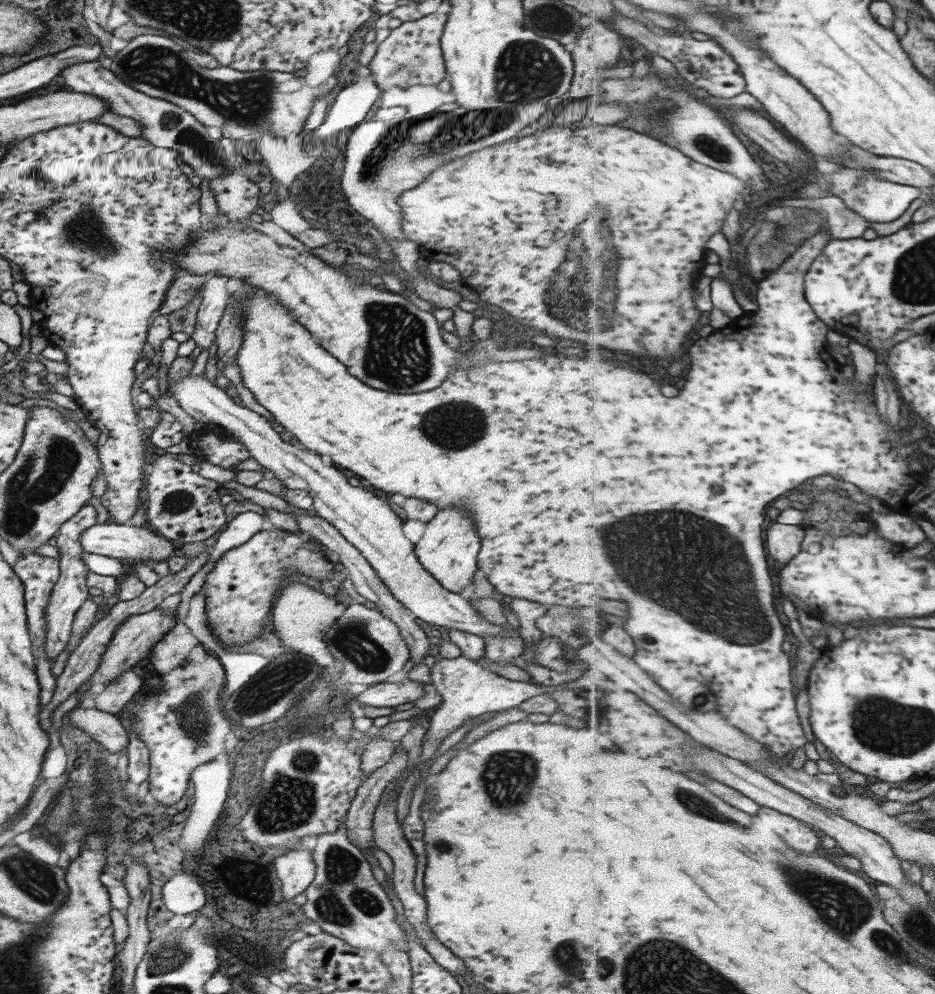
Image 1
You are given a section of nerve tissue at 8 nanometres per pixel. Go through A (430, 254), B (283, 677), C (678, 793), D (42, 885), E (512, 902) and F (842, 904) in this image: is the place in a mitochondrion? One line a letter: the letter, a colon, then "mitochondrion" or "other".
A: other
B: mitochondrion
C: mitochondrion
D: mitochondrion
E: other
F: mitochondrion

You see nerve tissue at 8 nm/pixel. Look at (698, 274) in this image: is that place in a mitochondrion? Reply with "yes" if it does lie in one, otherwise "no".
no

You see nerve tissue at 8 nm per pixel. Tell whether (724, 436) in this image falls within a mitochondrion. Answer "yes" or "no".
no

